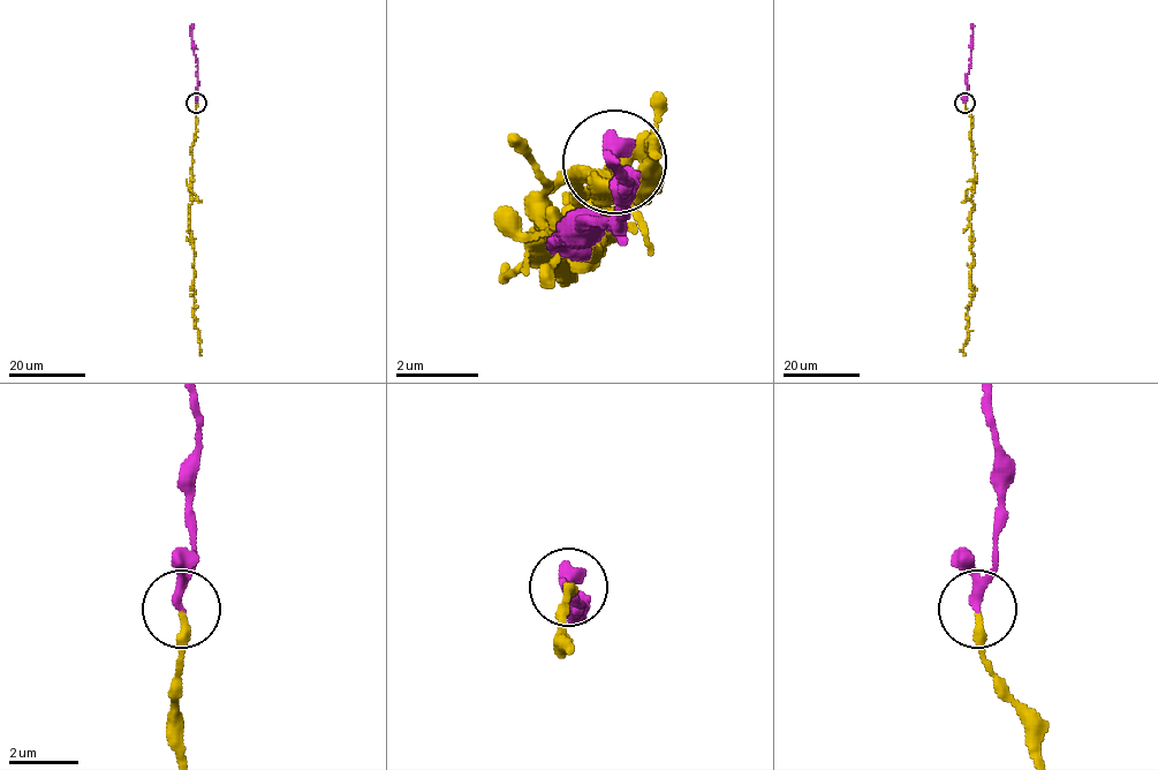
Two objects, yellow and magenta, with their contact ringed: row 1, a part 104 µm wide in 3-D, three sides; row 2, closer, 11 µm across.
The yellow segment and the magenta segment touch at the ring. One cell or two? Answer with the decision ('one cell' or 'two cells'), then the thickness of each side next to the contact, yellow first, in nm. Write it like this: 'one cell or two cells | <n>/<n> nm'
one cell | 240/180 nm

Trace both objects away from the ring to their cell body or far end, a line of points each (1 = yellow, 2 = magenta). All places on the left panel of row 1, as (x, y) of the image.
1: (196, 103), (190, 226), (194, 315), (201, 355)
2: (196, 103), (197, 59), (190, 31), (194, 23)

